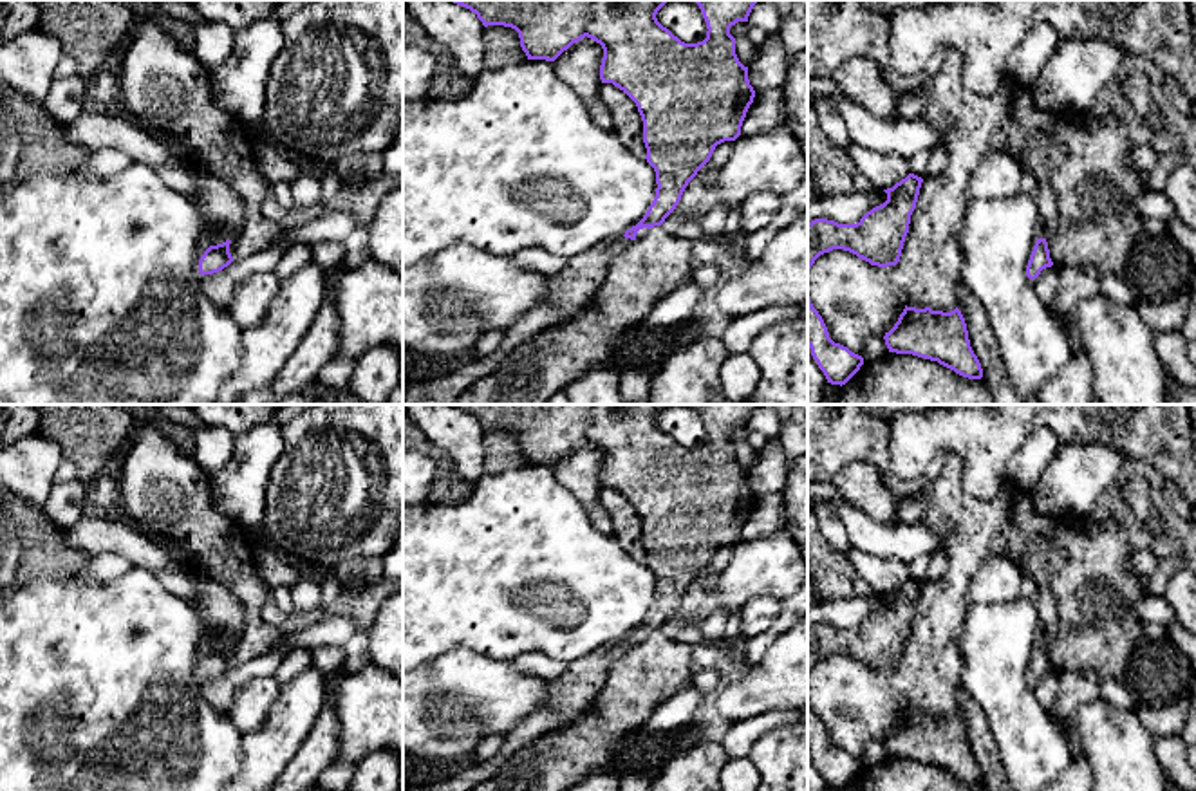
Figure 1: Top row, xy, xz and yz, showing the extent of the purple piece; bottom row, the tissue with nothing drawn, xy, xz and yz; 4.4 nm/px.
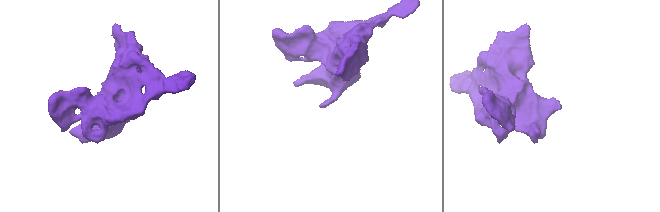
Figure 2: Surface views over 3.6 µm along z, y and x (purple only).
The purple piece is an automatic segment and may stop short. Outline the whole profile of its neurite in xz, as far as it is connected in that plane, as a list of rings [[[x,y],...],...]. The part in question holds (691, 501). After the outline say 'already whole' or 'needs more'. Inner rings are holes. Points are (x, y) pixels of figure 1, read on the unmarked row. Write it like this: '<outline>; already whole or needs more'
[[[450,405],[477,419],[484,432],[504,430],[519,437],[520,451],[528,464],[555,466],[564,455],[582,442],[591,442],[603,453],[600,470],[602,488],[612,488],[638,511],[643,526],[643,547],[647,567],[656,576],[656,601],[643,623],[616,645],[569,663],[569,670],[547,681],[549,703],[531,712],[520,724],[502,737],[500,749],[488,760],[477,760],[459,775],[408,791],[472,791],[491,778],[497,769],[526,744],[544,733],[571,722],[587,710],[618,657],[621,657],[640,634],[661,630],[676,614],[688,587],[710,565],[717,549],[735,545],[755,495],[735,459],[735,442],[730,432],[748,426],[759,405],[692,405],[699,410],[706,426],[706,442],[685,448],[663,432],[656,419],[668,405]]]; needs more

